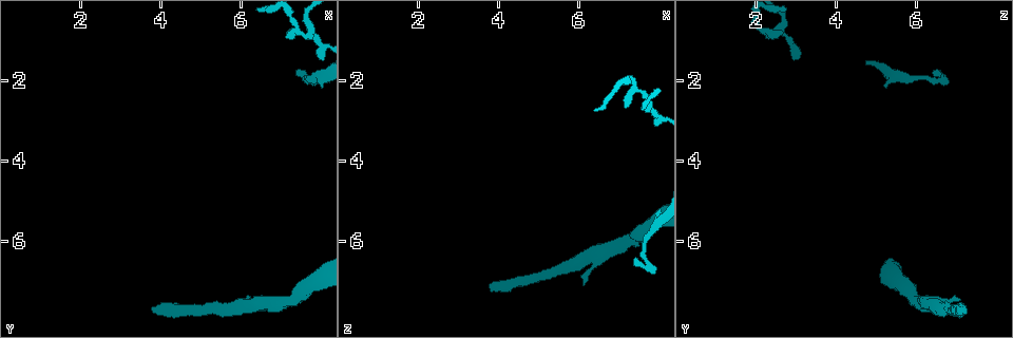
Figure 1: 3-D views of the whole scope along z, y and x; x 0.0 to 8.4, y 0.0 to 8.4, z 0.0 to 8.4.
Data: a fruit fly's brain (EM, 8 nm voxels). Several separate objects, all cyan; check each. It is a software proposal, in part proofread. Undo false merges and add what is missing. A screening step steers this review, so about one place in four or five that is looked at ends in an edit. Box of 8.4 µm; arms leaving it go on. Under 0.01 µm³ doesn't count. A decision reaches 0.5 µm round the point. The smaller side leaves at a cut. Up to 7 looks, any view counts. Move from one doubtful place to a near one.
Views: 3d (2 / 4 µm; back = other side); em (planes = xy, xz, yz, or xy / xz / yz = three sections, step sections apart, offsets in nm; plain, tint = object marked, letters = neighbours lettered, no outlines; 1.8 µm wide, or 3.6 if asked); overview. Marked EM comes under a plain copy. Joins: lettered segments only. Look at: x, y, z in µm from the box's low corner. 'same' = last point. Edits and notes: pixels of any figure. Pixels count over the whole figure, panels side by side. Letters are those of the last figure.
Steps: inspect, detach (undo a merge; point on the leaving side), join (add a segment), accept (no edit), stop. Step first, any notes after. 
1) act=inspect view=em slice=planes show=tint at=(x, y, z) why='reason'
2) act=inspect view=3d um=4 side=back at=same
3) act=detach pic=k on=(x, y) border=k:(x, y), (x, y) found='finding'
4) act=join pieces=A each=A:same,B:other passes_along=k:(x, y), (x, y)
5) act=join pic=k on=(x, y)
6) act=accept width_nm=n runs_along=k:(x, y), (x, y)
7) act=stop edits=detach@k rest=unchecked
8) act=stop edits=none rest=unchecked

act=inspect view=em slice=planes show=letters at=(3.85, 7.60, 7.05)

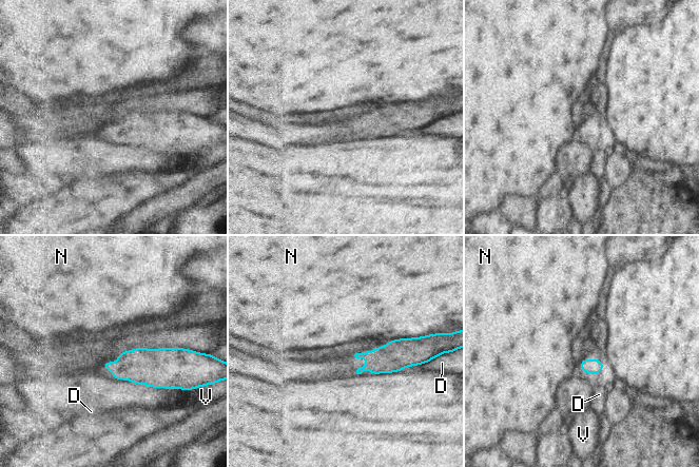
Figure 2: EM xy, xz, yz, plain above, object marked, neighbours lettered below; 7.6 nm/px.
act=accept each=D:other,N:other,V:other border=2:(418, 336), (392, 338), (388, 342) found='none of them fits'

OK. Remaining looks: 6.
act=inspect view=em slice=planes show=letters at=(6.10, 7.50, 7.10) why='branch stops here'

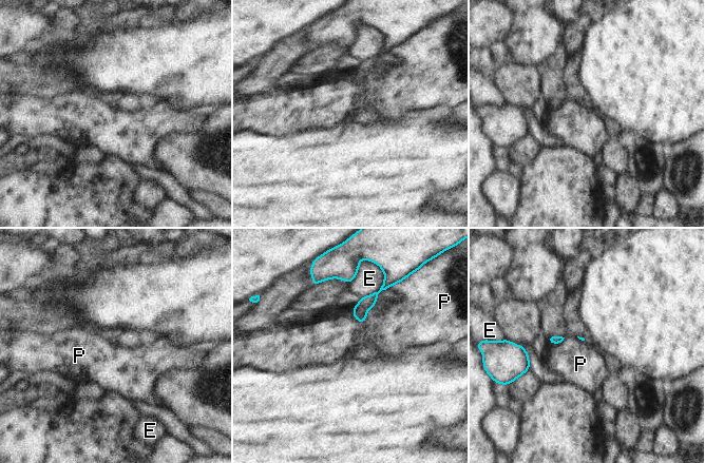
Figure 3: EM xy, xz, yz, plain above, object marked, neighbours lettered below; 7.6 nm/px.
act=accept each=E:other,P:other border=3:(377, 301), (364, 322), (356, 321) found='none of them fits'

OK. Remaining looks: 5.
act=inspect view=em slice=xz step=8 show=tint at=(7.75, 1.95, 6.60) why='abrupt turn'

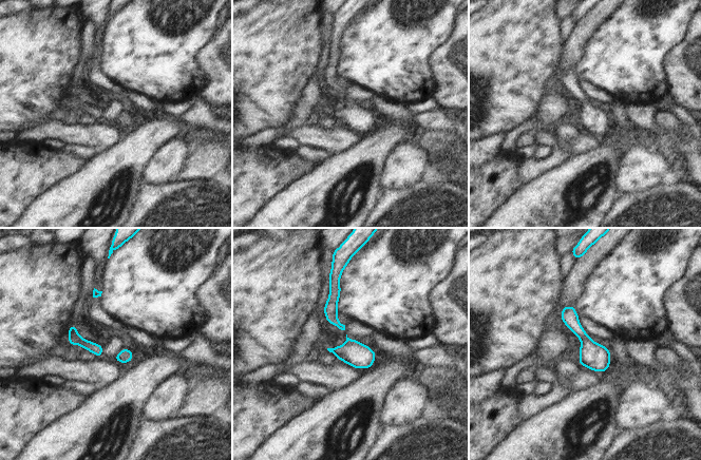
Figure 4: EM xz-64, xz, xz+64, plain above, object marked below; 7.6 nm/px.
act=inspect view=em slice=planes show=letters at=same why='cut it another way'

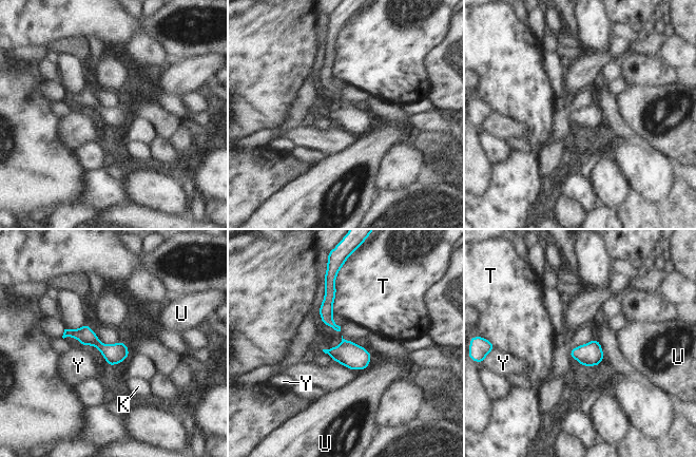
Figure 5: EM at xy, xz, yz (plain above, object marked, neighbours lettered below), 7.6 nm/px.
act=accept each=K:other,T:other,U:other,Y:other border=5:(81, 344), (84, 346) found='continuous, no second cell'

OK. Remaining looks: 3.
act=stop edits=none rest=unchecked

